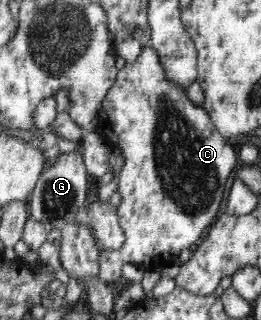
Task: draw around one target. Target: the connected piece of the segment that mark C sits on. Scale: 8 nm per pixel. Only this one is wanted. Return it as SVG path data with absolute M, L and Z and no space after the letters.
M148 46L143 48L134 61L127 61L117 72L114 84L102 100L96 132L112 147L119 147L124 157L114 196L120 200L115 209L118 223L126 237L121 250L100 249L100 279L106 284L114 285L122 277L121 268L124 263L150 270L160 268L167 259L182 250L193 250L218 216L220 204L224 200L224 184L236 168L236 152L231 141L218 132L208 111L203 106L196 106L186 96L185 90L166 78L156 51Z

